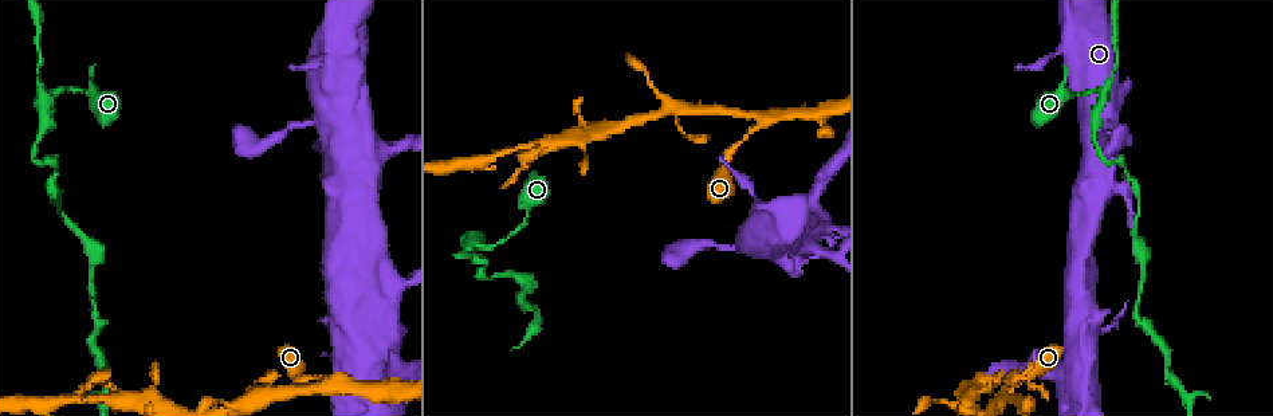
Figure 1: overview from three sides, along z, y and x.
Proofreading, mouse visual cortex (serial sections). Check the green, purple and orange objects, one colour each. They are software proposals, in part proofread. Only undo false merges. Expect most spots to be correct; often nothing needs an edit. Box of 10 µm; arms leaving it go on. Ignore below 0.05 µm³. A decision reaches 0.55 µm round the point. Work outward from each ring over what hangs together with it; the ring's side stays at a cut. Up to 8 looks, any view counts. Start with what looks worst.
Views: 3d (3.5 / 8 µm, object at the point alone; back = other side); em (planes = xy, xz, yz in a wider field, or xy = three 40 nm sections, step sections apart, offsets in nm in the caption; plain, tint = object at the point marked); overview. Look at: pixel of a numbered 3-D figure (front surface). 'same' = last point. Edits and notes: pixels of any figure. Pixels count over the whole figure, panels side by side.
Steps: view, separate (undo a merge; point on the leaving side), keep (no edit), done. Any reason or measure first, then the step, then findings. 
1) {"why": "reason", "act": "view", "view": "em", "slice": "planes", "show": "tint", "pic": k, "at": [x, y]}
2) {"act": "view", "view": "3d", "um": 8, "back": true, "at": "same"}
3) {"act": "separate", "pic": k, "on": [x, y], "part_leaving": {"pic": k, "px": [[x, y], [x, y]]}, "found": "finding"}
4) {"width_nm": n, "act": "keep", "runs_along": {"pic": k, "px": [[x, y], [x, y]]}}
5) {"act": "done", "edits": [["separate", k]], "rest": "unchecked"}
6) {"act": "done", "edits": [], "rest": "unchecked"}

{"why": "thin neck", "act": "view", "view": "3d", "um": 3.5, "back": true, "pic": 1, "at": [331, 383]}

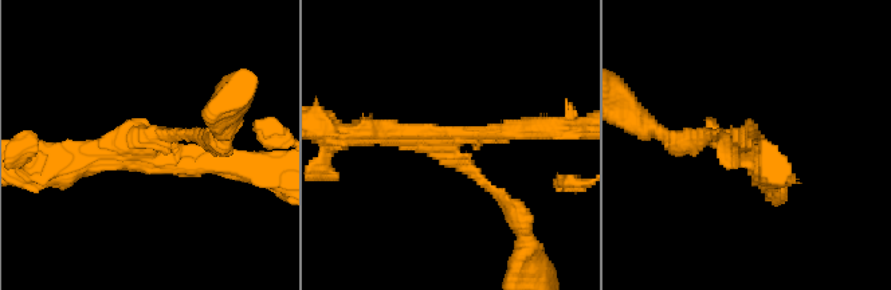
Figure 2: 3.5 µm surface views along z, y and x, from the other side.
{"arms": 3, "arm_widths_nm": [150, 250, 250], "why": "need the tissue", "act": "view", "view": "em", "slice": "xy", "step": 3, "show": "tint", "pic": 2, "at": [147, 145]}

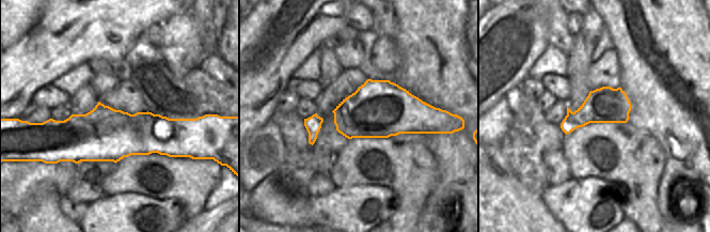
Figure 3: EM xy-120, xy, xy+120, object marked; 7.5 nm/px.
{"width_nm": 440, "act": "keep", "runs_along": {"pic": 3, "px": [[188, 121], [176, 132], [51, 128]]}, "found": "all the same cell"}

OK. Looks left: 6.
{"why": "side arm on a straight run", "act": "view", "view": "3d", "um": 3.5, "pic": 1, "at": [481, 245]}

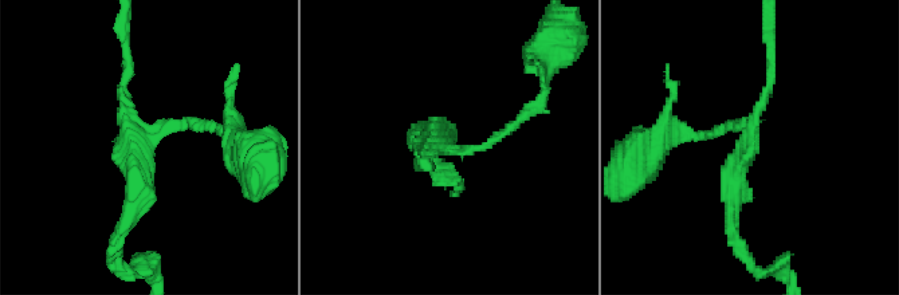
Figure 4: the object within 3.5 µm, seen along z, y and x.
{"act": "keep", "runs_along": {"pic": 4, "px": [[223, 129], [165, 125], [137, 149], [129, 224]]}, "found": "one cell here"}

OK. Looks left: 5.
{"why": "a narrow waist", "act": "view", "view": "3d", "um": 3.5, "back": true, "pic": 1, "at": [109, 385]}

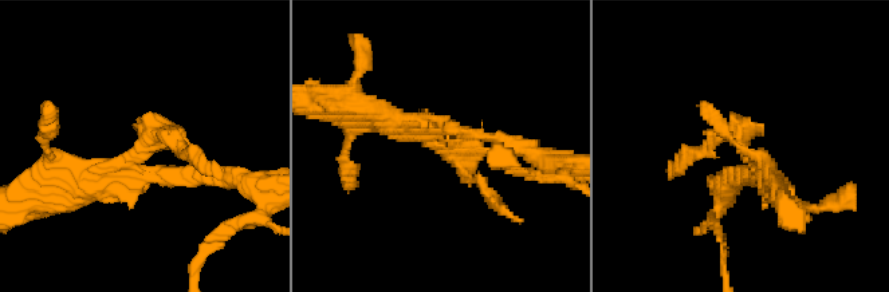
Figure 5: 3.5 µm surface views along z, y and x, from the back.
{"act": "view", "view": "em", "slice": "planes", "show": "tint", "pic": 5, "at": [740, 142]}

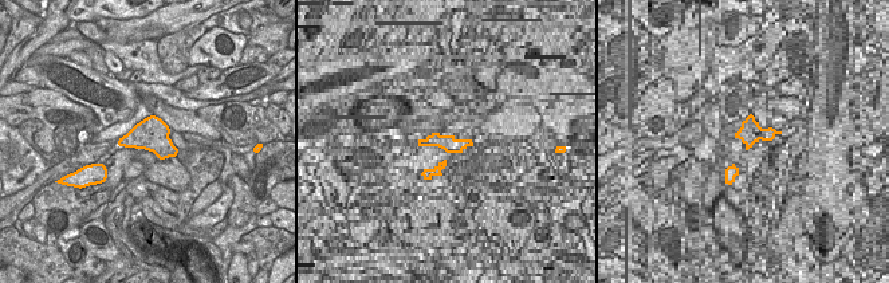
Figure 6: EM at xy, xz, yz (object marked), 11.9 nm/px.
{"why": "cut it another way", "act": "view", "view": "em", "slice": "xy", "step": 5, "show": "tint", "at": "same"}

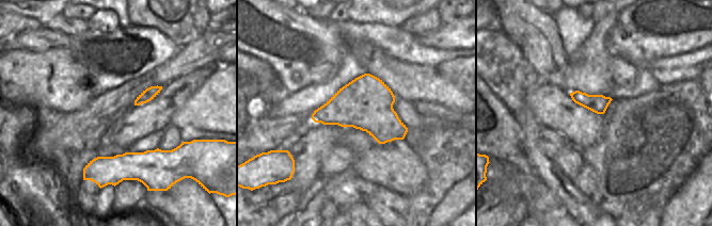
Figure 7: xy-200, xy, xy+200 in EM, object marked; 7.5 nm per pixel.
{"act": "separate", "pic": 5, "on": [176, 138], "part_leaving": {"pic": 5, "px": [[144, 142], [164, 134], [221, 178]]}, "found": "two cells meet here"}

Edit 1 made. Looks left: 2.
{"act": "done", "edits": [["separate", 5]], "rest": "unchecked"}

